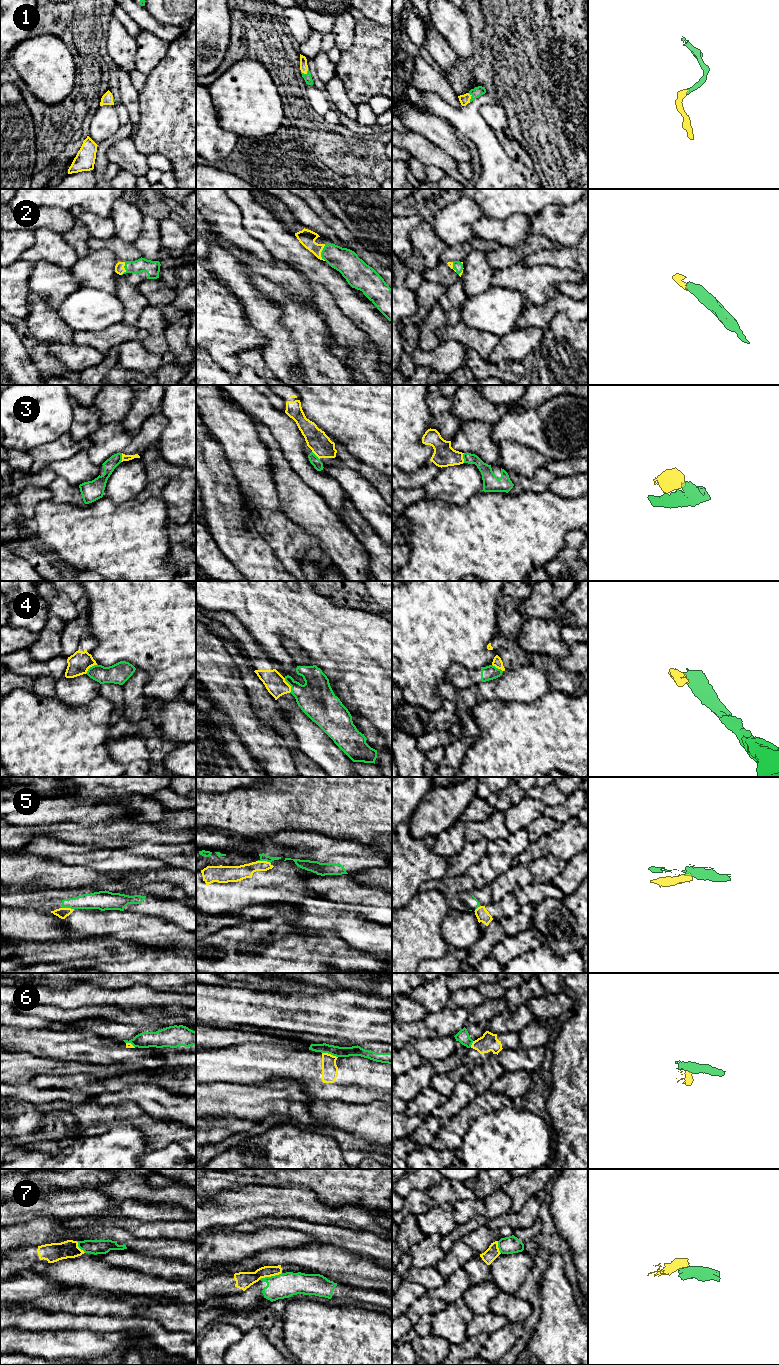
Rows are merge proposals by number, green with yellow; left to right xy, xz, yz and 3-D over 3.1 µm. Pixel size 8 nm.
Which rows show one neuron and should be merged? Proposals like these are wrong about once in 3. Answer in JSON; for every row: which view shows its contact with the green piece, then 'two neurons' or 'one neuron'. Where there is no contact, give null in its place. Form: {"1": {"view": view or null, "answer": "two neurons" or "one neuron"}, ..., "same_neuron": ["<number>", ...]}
{"1": {"view": "xz", "answer": "one neuron"}, "2": {"view": "xz", "answer": "one neuron"}, "3": {"view": "yz", "answer": "two neurons"}, "4": {"view": "xz", "answer": "two neurons"}, "5": {"view": "xy", "answer": "two neurons"}, "6": {"view": "xz", "answer": "two neurons"}, "7": {"view": "xz", "answer": "two neurons"}, "same_neuron": ["1", "2"]}

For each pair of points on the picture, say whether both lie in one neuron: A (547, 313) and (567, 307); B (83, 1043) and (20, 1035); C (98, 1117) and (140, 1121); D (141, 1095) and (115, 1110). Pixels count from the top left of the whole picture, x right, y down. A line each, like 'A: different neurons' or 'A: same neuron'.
A: same neuron
B: same neuron
C: same neuron
D: different neurons

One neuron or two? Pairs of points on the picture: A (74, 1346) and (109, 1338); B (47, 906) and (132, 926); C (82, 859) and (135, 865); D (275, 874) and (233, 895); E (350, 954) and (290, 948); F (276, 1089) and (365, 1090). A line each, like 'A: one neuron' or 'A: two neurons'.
A: one neuron
B: two neurons
C: one neuron
D: one neuron
E: one neuron
F: two neurons

